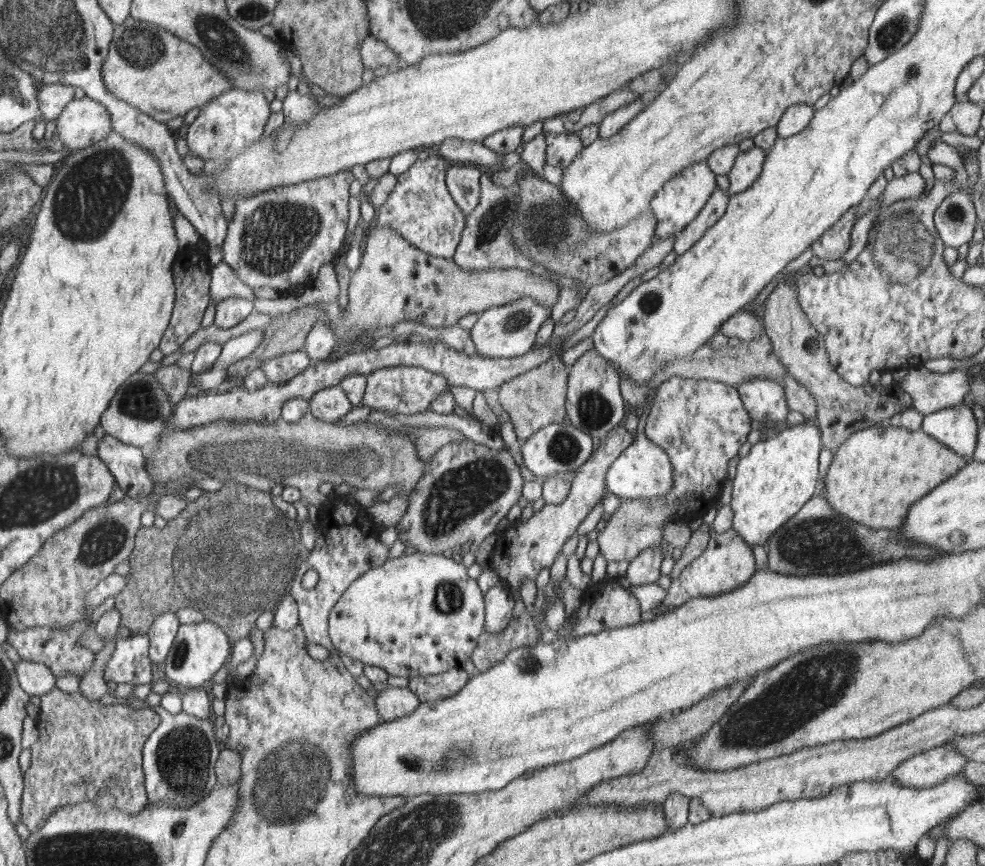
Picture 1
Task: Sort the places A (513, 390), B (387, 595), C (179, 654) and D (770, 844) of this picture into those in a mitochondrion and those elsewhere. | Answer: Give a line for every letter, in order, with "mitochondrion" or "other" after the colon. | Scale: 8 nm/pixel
A: other
B: other
C: mitochondrion
D: other

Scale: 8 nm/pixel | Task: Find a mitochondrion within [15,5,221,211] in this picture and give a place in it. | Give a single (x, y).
(142, 50)

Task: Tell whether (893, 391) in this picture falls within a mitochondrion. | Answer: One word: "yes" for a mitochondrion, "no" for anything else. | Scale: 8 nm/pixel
no

